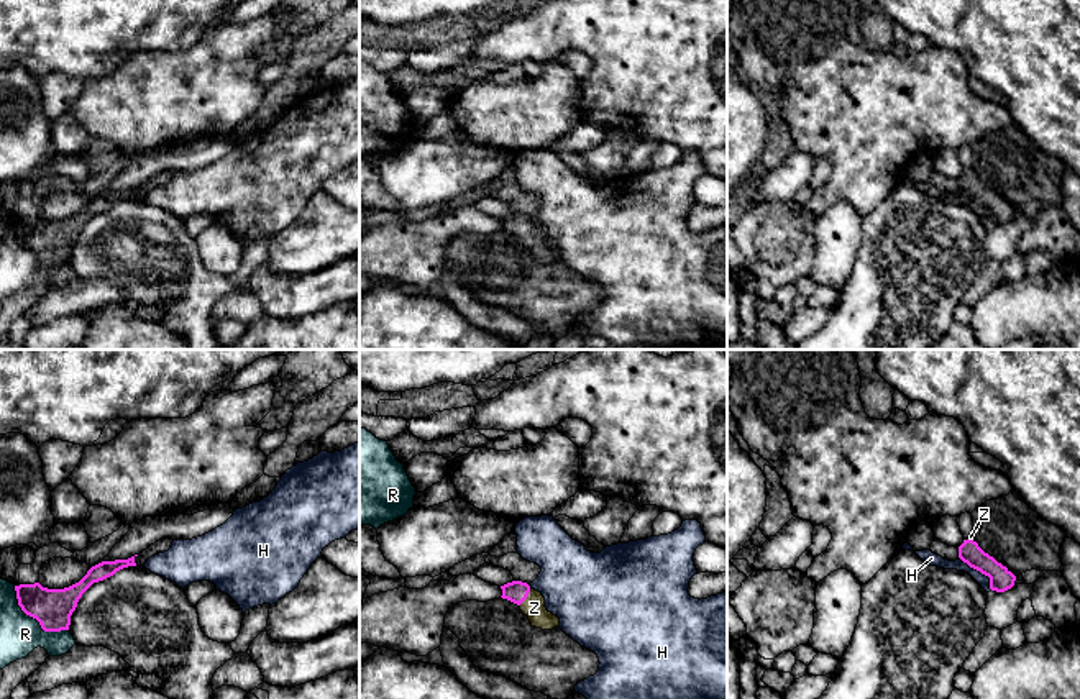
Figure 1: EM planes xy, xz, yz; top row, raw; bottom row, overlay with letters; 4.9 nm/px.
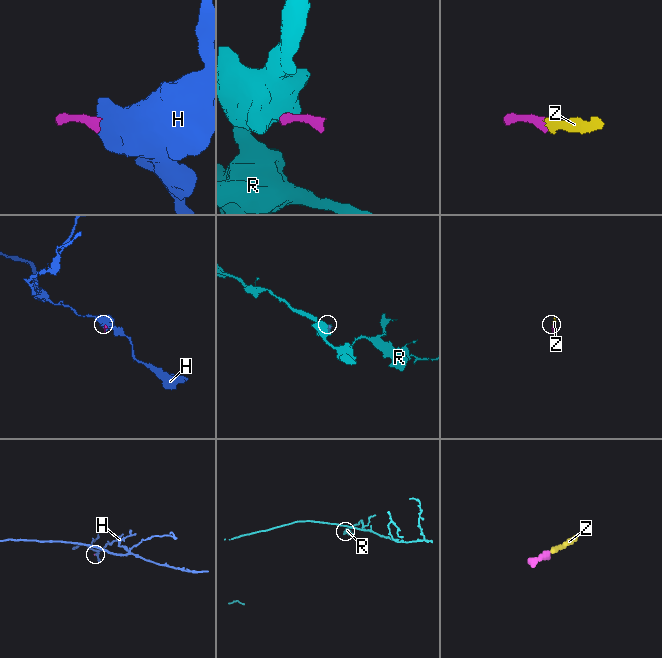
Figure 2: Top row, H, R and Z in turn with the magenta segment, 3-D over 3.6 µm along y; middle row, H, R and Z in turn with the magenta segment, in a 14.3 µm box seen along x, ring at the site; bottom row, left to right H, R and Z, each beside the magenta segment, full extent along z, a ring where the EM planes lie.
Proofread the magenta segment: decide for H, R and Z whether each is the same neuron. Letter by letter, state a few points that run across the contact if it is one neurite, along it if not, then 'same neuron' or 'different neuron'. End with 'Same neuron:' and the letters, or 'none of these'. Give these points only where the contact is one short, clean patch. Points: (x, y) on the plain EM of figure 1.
H: line yz (959, 189), (983, 205), (992, 222); different neuron
R: line xy (13, 219), (17, 237), (45, 263), (68, 263); different neuron
Z: line xz (516, 223), (526, 230), (534, 240); same neuron
Same neuron: Z

